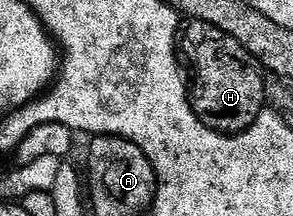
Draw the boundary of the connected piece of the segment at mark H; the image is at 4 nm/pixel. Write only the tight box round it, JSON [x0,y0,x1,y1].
[180,21,268,134]

